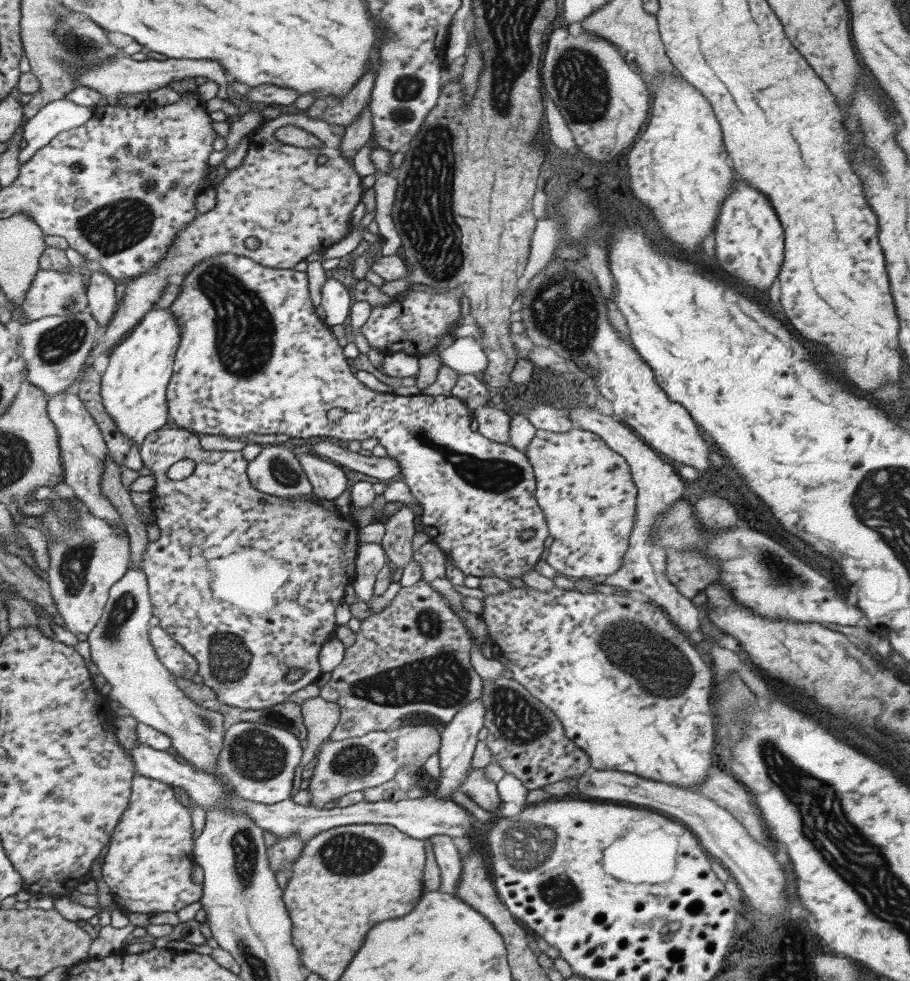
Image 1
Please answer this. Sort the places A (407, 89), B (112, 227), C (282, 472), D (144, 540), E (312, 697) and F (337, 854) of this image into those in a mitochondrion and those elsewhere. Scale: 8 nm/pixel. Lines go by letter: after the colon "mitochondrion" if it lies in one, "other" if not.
A: mitochondrion
B: mitochondrion
C: mitochondrion
D: other
E: other
F: mitochondrion

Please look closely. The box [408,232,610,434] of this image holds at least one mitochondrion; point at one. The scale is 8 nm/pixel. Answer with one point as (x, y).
(563, 309)

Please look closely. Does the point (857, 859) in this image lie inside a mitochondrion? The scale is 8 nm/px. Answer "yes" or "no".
yes

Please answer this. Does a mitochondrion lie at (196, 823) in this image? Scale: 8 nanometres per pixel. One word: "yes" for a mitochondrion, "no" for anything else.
no

